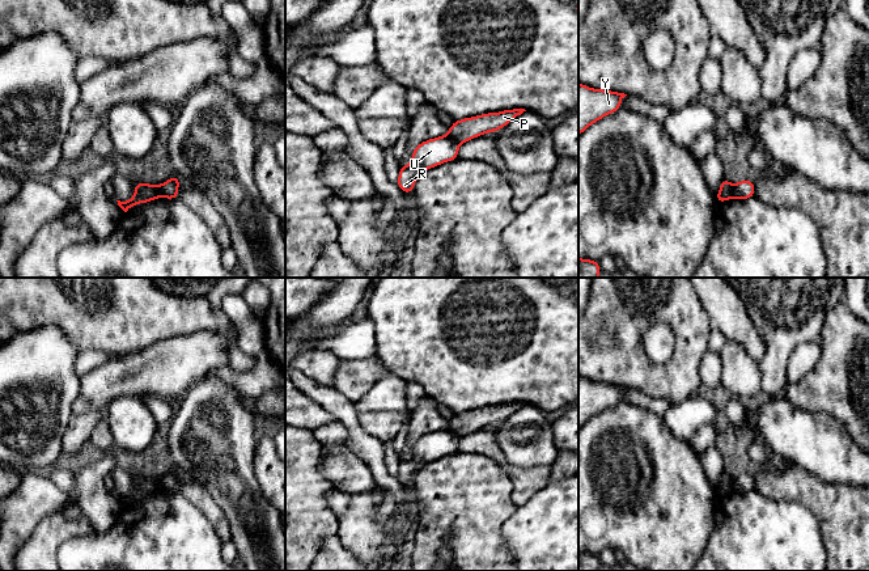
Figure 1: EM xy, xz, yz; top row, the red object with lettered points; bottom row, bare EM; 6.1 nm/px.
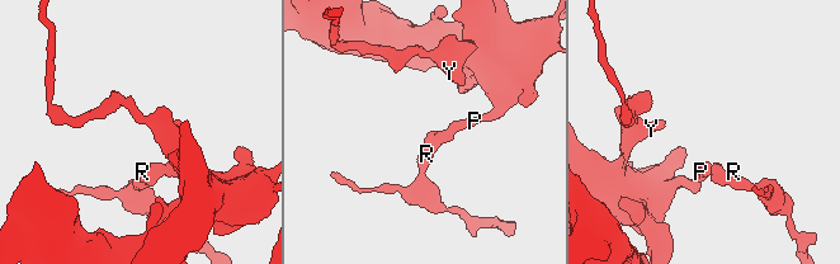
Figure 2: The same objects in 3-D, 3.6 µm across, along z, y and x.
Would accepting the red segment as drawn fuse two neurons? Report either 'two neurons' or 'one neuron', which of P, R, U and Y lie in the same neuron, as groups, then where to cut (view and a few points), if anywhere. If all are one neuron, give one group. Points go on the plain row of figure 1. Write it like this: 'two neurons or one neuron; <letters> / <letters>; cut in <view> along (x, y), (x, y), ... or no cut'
two neurons; P Y / R U; cut in xz along (446, 428), (460, 436)

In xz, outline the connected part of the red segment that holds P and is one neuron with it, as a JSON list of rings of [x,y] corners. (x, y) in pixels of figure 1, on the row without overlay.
[[[503,403],[499,406],[486,406],[483,409],[454,414],[454,416],[449,420],[448,430],[458,435],[459,437],[466,436],[480,428],[499,424],[513,413],[516,413],[518,409],[521,409],[523,405],[526,403]]]

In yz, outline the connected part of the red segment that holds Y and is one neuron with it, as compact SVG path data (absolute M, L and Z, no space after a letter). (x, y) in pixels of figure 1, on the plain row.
M578 376L578 430L593 416L598 415L609 407L614 407L619 401L622 401L622 393L627 388L605 384L605 382L593 382L584 377Z

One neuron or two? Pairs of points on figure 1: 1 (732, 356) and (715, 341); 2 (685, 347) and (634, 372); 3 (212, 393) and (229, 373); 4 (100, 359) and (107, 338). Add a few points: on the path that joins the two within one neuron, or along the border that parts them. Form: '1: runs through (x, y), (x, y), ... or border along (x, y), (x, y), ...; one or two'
1: border along (727, 341), (719, 354); two
2: runs through (675, 362), (665, 372), (648, 372); one
3: border along (210, 372), (230, 384), (242, 396); two
4: border along (80, 350), (100, 350), (121, 356); two

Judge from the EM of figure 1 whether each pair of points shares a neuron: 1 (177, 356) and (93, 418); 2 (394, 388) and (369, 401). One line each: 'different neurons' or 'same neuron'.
1: different neurons
2: same neuron

